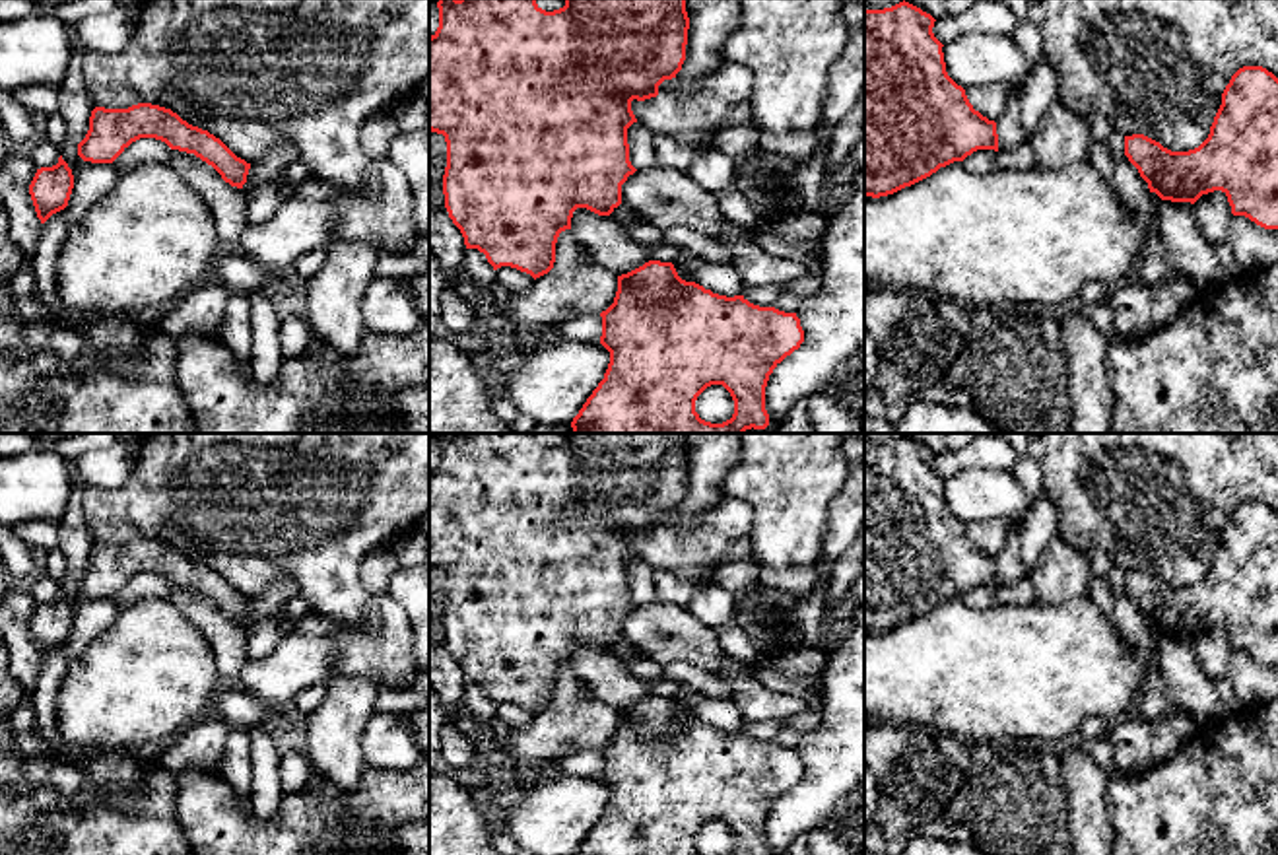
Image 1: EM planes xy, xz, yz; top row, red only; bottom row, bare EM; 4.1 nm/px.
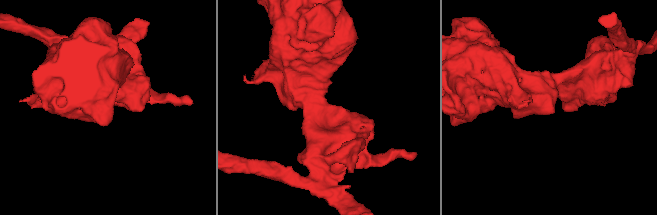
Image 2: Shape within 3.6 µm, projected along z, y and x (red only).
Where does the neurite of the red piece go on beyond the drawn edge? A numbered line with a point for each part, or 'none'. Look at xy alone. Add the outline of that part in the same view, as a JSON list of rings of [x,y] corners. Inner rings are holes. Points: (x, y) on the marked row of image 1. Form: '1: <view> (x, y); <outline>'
none

